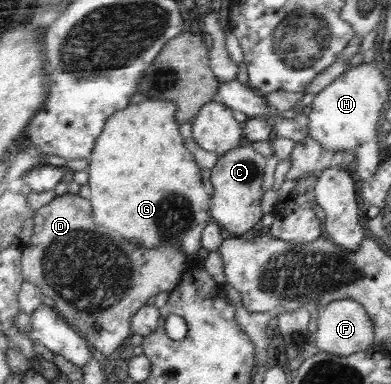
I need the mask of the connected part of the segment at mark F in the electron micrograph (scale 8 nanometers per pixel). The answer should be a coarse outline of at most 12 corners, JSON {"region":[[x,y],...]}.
{"region":[[339,299],[320,308],[319,351],[347,356],[375,345],[364,307]]}

